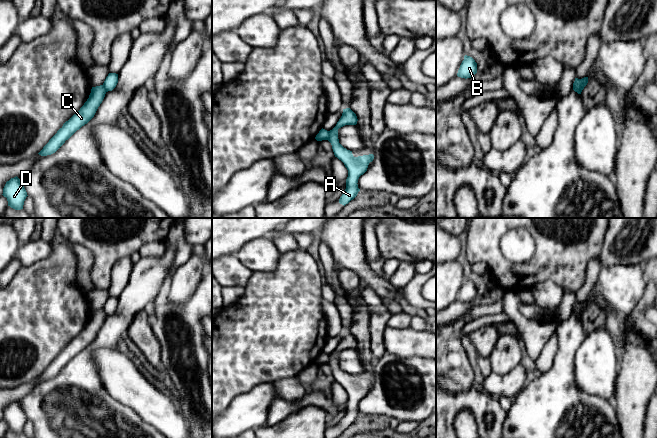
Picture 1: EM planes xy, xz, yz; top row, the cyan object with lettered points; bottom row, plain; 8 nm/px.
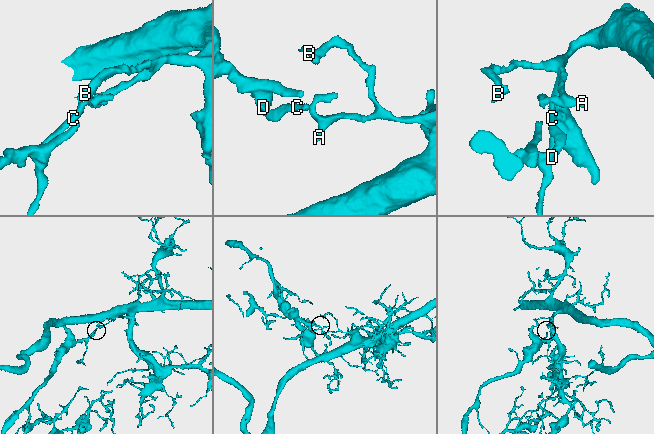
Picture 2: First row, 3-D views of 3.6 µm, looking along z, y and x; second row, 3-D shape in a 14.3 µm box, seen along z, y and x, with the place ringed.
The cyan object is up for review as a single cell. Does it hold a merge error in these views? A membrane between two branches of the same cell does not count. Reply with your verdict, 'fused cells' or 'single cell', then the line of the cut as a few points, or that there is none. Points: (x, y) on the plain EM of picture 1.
fused cells; cut xz (329, 355), (327, 363)

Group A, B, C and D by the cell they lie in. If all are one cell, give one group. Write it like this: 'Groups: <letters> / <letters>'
Groups: A B / C D

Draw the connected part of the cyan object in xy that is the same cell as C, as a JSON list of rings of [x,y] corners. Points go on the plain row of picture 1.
[[[103,309],[92,311],[89,322],[68,345],[57,355],[38,377],[47,380],[55,377],[77,354],[87,348],[95,339],[106,318]]]

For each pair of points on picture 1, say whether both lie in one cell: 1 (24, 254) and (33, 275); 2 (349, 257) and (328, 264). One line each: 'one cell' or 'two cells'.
1: two cells
2: two cells

